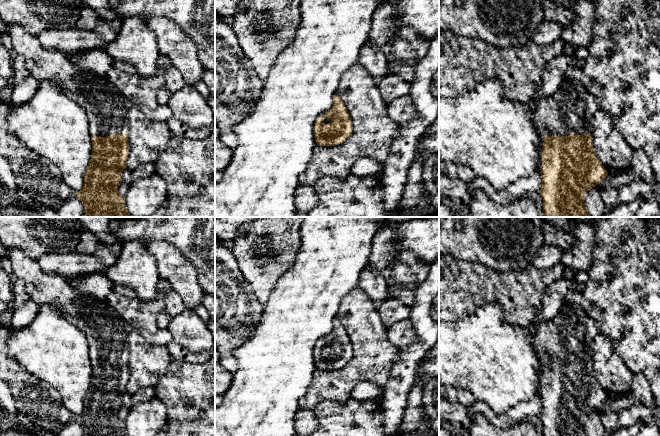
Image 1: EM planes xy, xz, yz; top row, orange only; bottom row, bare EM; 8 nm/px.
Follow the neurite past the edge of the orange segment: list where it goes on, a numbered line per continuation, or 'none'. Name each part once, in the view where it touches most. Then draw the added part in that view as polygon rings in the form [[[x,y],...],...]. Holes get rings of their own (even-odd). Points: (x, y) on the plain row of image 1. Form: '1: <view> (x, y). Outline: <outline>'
1: yz (570, 333). Outline: [[[563,304],[553,318],[537,327],[534,343],[543,360],[591,358],[592,343],[598,334],[596,323],[580,307]]]

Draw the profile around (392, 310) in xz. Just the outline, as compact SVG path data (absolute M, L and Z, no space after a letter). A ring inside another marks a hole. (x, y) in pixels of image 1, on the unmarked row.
M393 297L384 300L378 307L377 311L382 319L384 326L387 328L397 321L407 319L411 308L402 304L402 302Z

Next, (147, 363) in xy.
M135 329L128 334L127 342L129 347L127 392L132 395L142 388L156 387L160 377L167 373L173 359L167 346L147 343L144 337Z

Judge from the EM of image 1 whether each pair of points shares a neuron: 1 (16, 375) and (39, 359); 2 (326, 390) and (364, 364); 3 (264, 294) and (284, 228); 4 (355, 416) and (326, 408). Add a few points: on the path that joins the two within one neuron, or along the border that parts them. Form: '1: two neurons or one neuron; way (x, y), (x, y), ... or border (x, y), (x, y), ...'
1: two neurons; border (14, 360), (44, 382)
2: one neuron; way (335, 386), (355, 371)
3: one neuron; way (264, 278), (264, 273), (281, 254), (281, 244)
4: one neuron; way (348, 416), (333, 415)

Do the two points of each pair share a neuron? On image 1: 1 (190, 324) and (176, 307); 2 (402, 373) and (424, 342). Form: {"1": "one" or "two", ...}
{"1": "two", "2": "one"}

